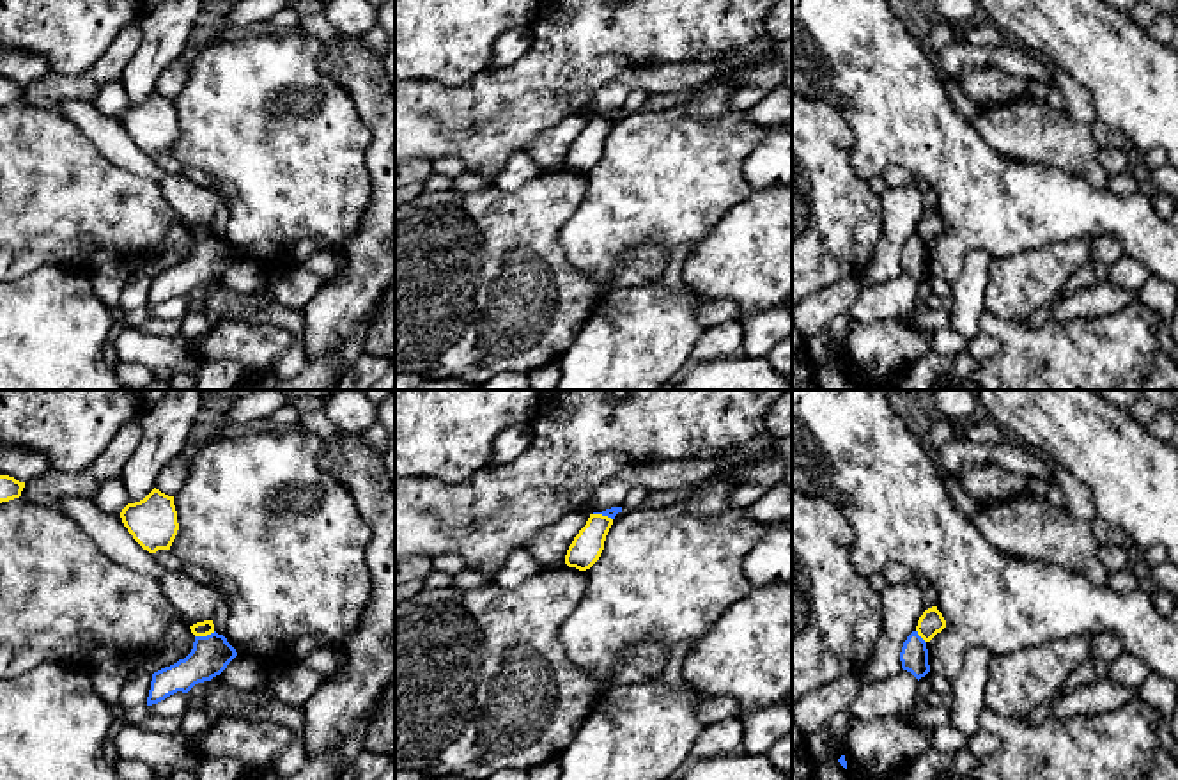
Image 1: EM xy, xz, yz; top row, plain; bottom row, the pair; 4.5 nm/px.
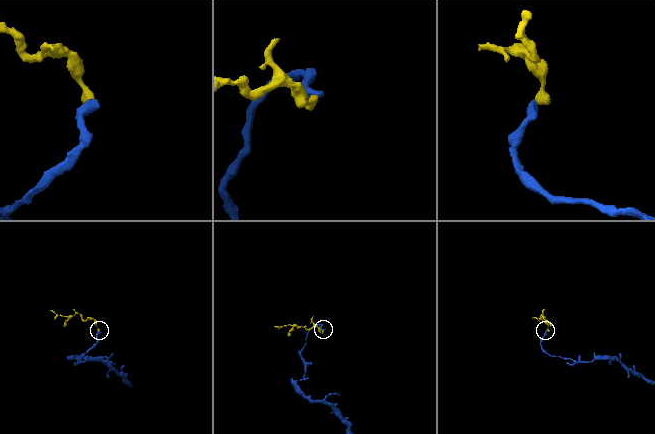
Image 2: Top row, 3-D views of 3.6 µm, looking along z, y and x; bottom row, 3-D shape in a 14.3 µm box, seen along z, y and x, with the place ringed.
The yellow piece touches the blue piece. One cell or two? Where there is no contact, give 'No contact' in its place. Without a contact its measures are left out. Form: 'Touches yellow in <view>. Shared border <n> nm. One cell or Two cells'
Touches yellow in xy. Shared border 100 nm. Two cells

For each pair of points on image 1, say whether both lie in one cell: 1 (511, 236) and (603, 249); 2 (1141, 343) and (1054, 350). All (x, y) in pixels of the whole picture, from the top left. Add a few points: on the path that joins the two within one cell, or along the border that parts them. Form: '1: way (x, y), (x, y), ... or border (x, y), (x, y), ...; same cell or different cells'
1: border (578, 204), (562, 227), (560, 245), (587, 277); different cells
2: way (1120, 350), (1076, 350); same cell

